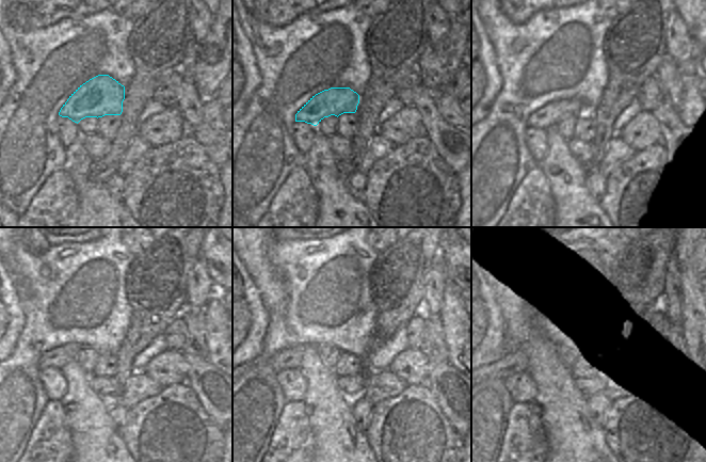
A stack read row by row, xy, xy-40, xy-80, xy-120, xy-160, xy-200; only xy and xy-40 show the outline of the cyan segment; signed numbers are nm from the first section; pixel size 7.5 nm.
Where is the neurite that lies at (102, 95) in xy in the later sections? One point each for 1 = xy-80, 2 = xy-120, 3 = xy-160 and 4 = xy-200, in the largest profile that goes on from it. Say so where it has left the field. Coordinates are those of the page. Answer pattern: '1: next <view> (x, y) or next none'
1: next xy-80 (548, 115)
2: next xy-120 (57, 357)
3: next xy-160 (290, 359)
4: next xy-200 (515, 362)

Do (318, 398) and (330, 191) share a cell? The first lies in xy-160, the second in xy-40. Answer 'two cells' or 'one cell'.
one cell

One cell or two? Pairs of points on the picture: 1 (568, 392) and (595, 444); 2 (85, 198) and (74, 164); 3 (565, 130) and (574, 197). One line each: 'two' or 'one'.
1: one
2: one
3: two

